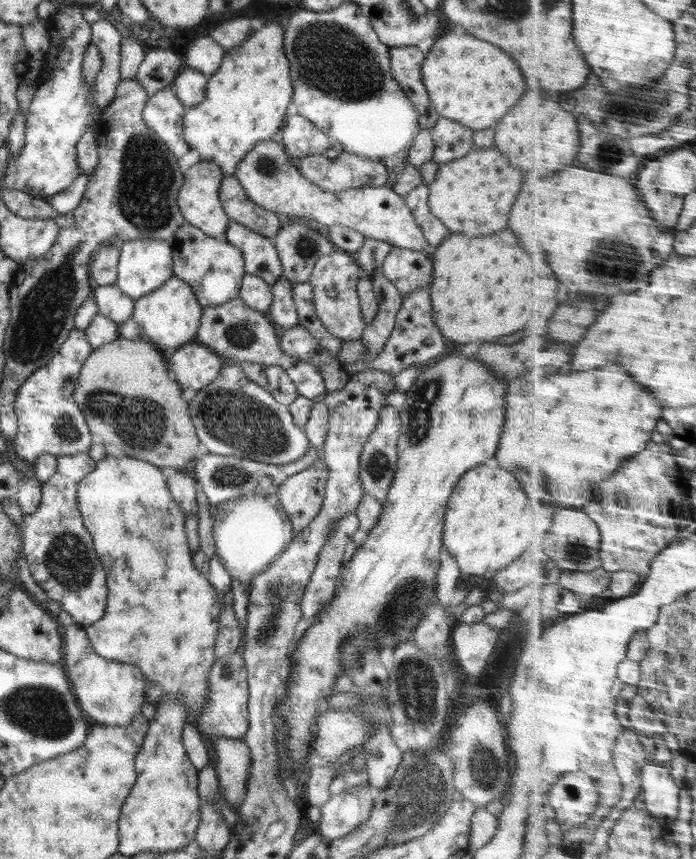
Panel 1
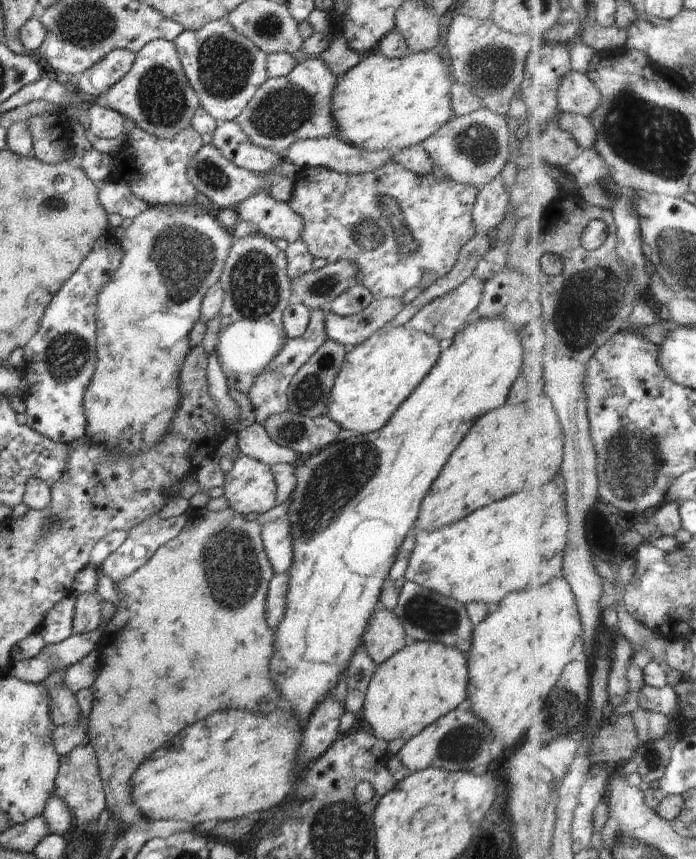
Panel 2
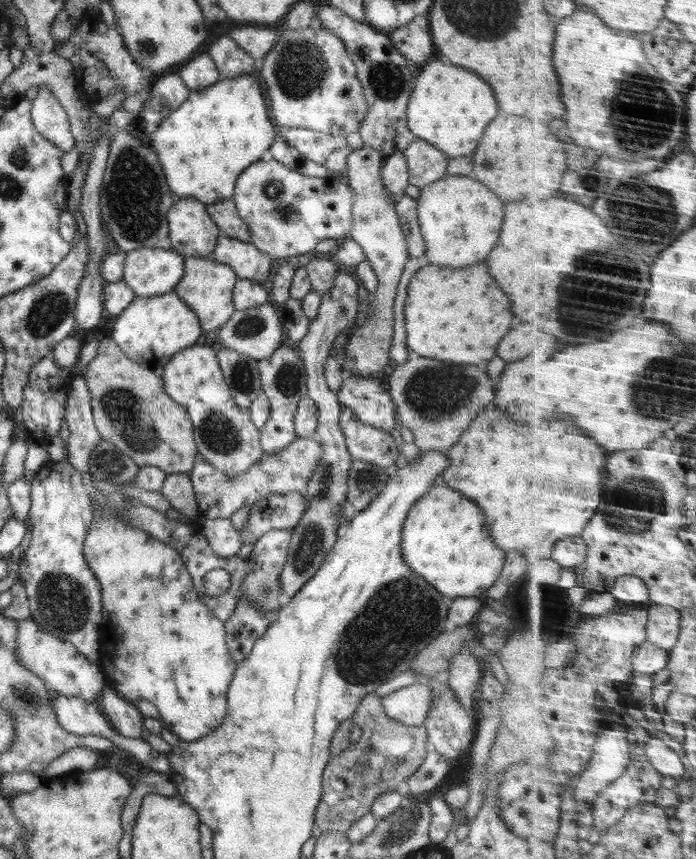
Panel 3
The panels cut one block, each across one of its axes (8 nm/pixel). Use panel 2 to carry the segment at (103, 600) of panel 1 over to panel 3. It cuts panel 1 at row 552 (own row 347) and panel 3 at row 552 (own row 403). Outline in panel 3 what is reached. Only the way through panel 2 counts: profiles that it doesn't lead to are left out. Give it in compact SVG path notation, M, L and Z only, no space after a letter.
M67 458L61 461L50 461L47 462L36 474L34 474L34 478L30 481L31 488L31 507L29 510L30 520L33 524L32 531L32 539L30 540L30 545L20 561L20 580L24 582L24 588L26 590L26 595L30 604L30 613L32 619L36 621L36 624L40 627L40 629L52 633L52 635L56 636L56 638L68 641L72 643L78 652L82 654L82 656L86 657L88 662L94 665L100 664L100 642L98 636L98 630L100 624L103 622L102 616L102 603L101 603L101 586L100 581L96 578L96 575L93 574L92 570L88 566L83 553L84 541L86 540L86 535L88 534L88 529L92 526L92 518L94 518L94 513L92 513L92 503L91 497L88 494L84 484L82 484L81 480L81 472L78 469L72 466L72 463L68 461Z

